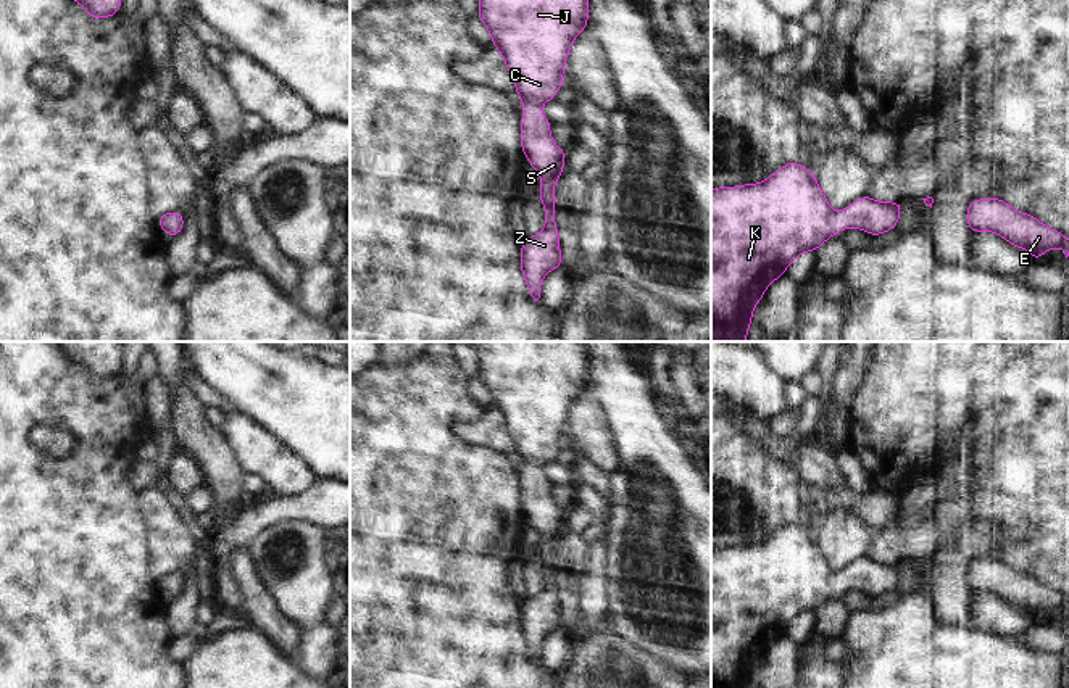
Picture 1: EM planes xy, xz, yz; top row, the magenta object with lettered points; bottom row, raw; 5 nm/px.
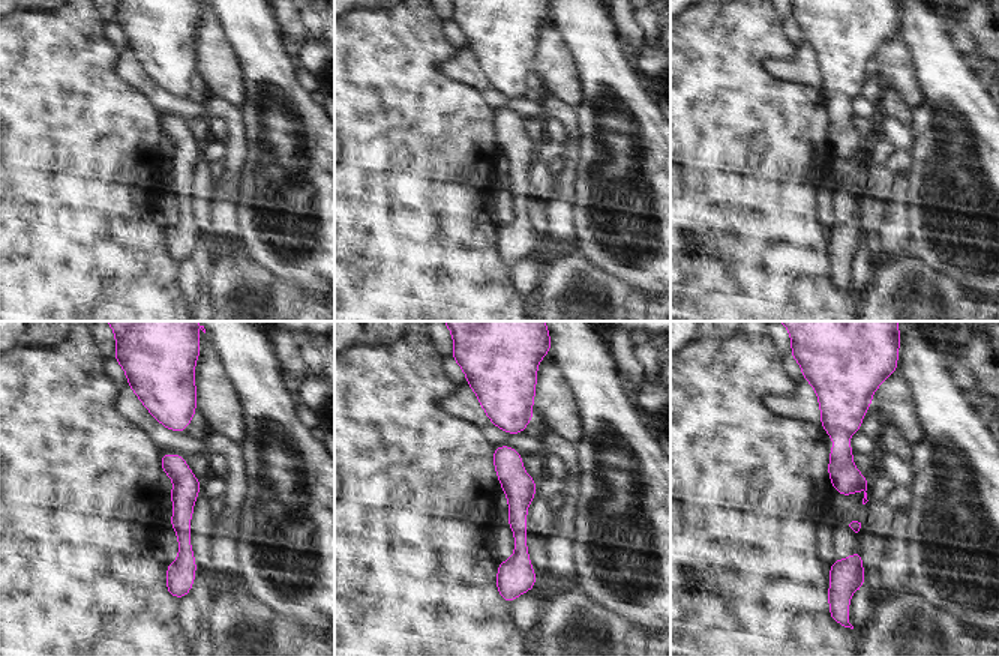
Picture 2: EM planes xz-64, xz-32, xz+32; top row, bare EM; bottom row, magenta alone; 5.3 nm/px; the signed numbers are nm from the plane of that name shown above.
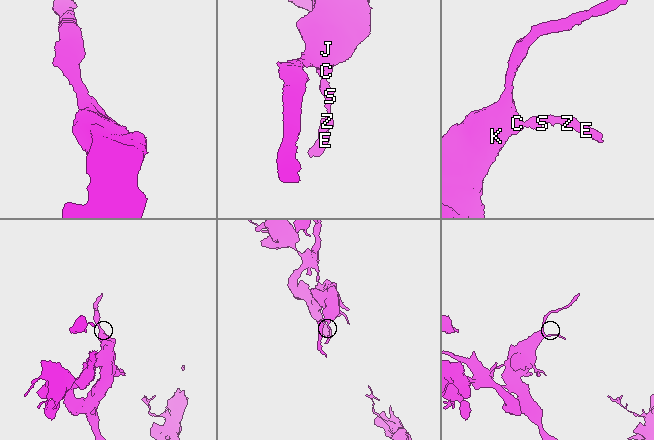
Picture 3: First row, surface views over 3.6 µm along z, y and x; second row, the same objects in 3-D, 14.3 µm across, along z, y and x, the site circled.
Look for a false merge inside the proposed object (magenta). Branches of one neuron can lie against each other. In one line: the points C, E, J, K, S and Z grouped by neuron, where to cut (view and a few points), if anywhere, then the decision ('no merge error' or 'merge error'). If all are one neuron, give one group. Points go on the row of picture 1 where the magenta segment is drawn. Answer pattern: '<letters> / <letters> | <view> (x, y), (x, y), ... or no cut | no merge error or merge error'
C E J K S Z | no cut | no merge error

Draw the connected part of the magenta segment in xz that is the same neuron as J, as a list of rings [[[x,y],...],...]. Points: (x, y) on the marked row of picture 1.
[[[479,0],[477,18],[492,34],[492,45],[503,55],[526,105],[521,148],[540,172],[539,200],[545,206],[545,227],[521,247],[521,271],[537,301],[543,276],[563,266],[553,185],[564,171],[566,155],[551,140],[551,122],[540,113],[540,105],[555,98],[563,84],[566,55],[576,35],[589,29],[589,0]]]

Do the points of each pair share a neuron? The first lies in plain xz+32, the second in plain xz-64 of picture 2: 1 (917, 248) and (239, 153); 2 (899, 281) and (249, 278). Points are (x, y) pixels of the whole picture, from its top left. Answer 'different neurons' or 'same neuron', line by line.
1: different neurons
2: same neuron

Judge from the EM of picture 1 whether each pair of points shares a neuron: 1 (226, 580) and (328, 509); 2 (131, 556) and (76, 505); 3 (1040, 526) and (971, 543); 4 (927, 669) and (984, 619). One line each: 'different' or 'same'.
1: same
2: same
3: different
4: different

